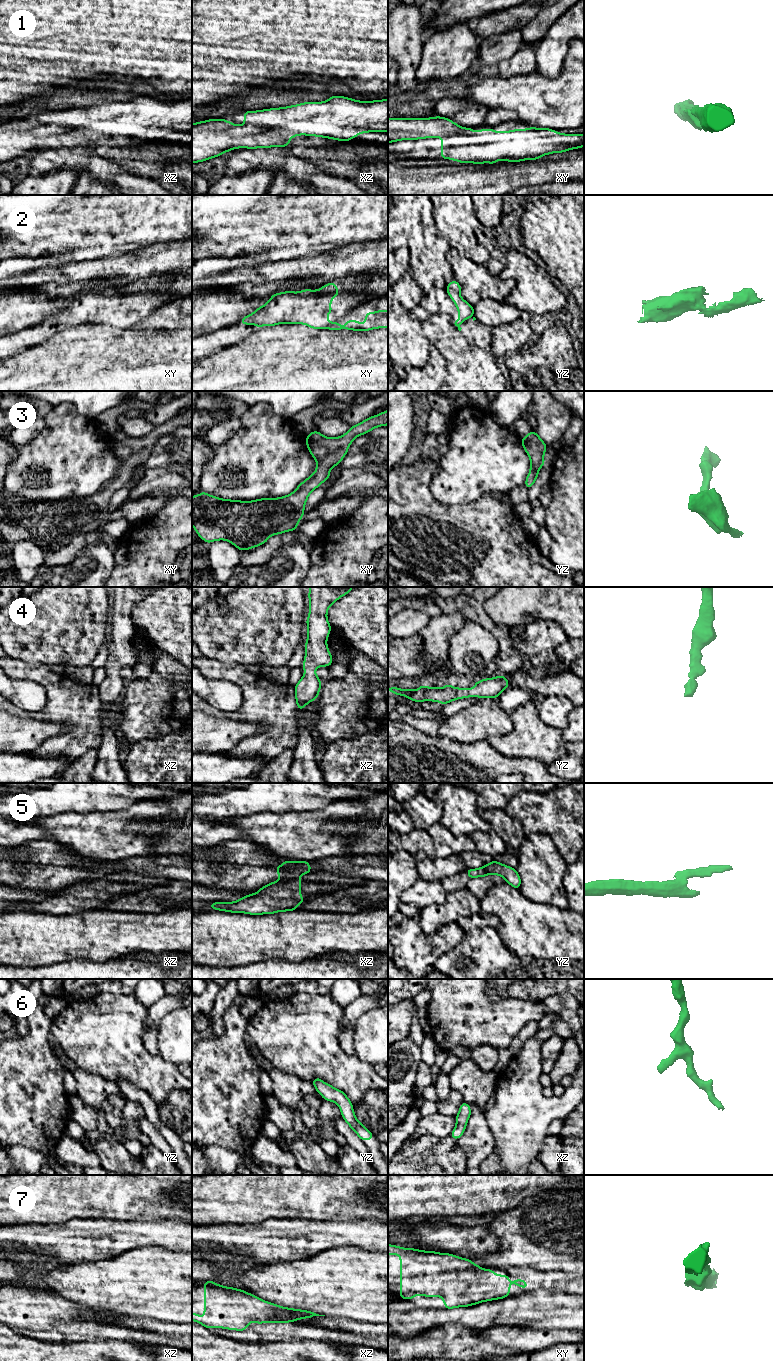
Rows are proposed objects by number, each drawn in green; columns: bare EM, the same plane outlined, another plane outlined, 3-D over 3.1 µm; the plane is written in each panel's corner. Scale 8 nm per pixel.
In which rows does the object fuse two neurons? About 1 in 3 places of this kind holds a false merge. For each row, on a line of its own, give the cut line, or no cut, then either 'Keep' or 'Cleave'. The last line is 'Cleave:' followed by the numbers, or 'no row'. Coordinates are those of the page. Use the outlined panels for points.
1: No split. Keep
2: Split along xy (333, 323), (326, 327). Cleave
3: No split. Keep
4: No split. Keep
5: Split along xz (298, 877), (280, 880). Cleave
6: No split. Keep
7: No split. Keep
Cleave: 2, 5

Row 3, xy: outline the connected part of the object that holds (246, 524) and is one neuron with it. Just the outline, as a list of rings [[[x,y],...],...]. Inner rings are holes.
[[[388,410],[351,426],[340,437],[325,437],[319,431],[312,431],[305,440],[310,454],[317,462],[316,471],[300,483],[291,494],[279,498],[239,501],[221,499],[201,491],[200,495],[192,497],[192,526],[199,537],[208,544],[217,540],[226,540],[240,551],[265,544],[272,535],[296,530],[297,524],[305,513],[304,506],[307,503],[308,496],[325,480],[330,479],[329,471],[342,461],[354,439],[376,427],[385,425],[388,425]]]

